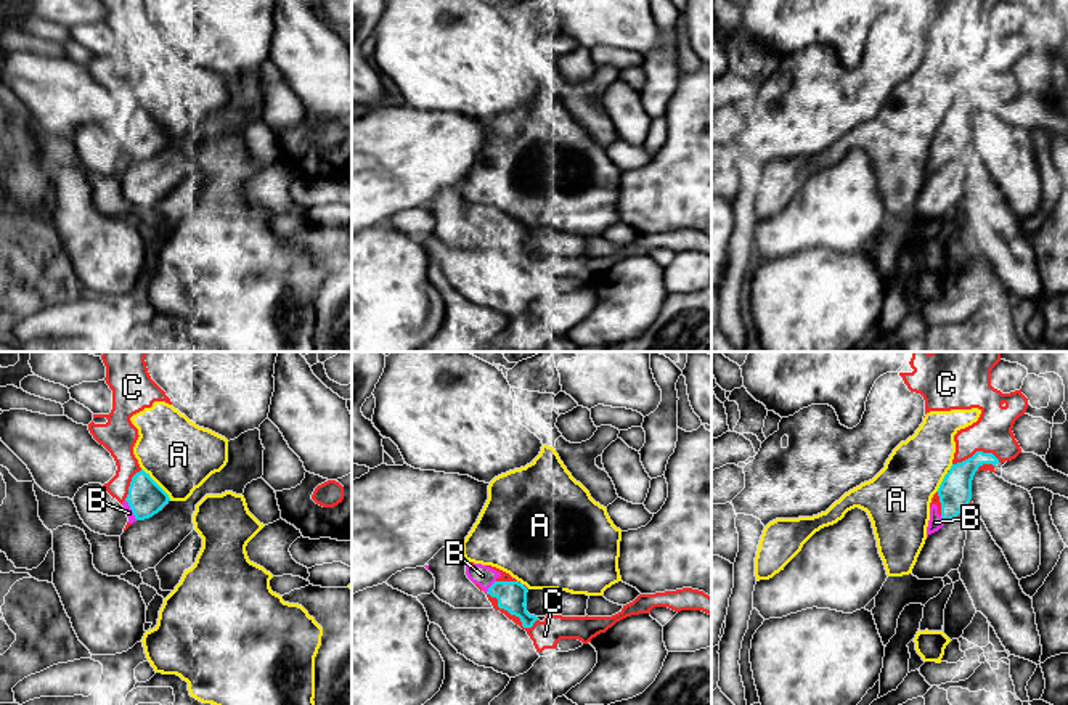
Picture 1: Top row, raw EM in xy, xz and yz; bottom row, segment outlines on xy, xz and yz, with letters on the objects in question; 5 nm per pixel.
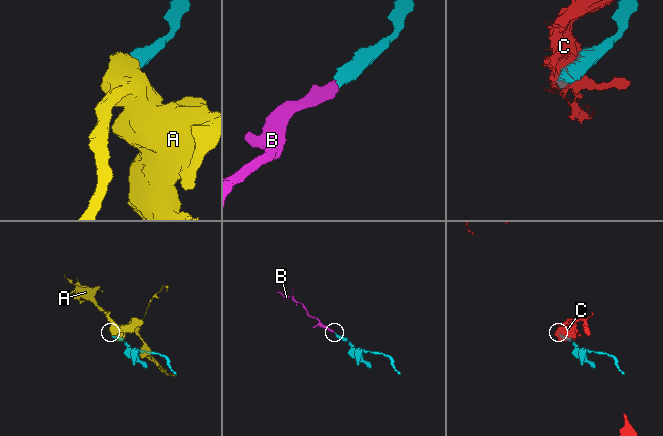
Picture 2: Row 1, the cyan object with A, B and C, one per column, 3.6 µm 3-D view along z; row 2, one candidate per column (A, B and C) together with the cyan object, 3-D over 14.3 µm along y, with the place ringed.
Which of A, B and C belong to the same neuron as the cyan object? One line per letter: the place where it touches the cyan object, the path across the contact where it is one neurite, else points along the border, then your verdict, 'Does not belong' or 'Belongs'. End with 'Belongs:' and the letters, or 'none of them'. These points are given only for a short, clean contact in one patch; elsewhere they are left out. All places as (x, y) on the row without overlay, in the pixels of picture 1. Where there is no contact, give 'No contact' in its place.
A: Touches cyan at xy (156, 124). Does not belong
B: Touches cyan at xz (490, 227). Path across: xz (511, 236), (490, 227), (482, 215). Belongs
C: Touches cyan at xz (511, 254). Does not belong
Belongs: B

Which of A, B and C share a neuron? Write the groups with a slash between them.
A C / B

